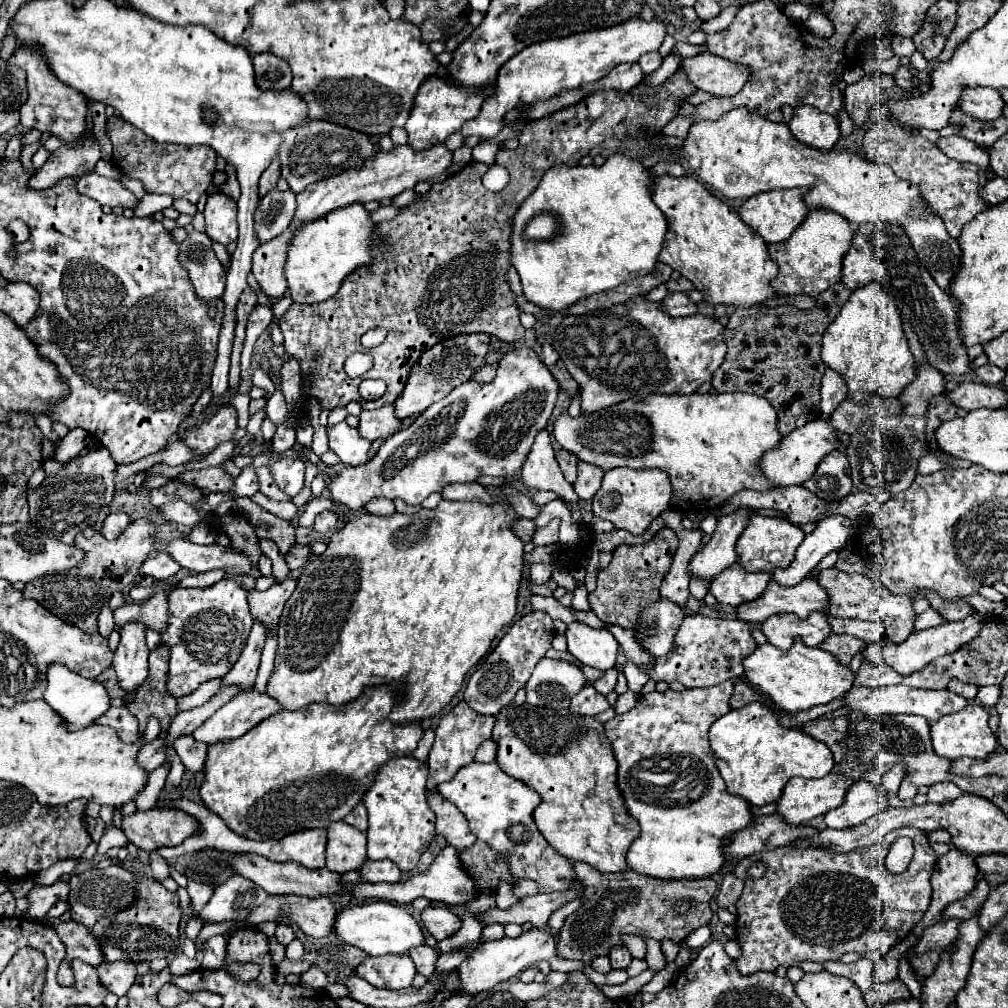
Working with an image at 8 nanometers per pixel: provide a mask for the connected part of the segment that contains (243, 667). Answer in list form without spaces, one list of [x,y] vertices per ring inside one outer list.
[[[254,620],[252,630],[248,634],[246,646],[240,654],[240,658],[236,660],[236,664],[226,672],[222,686],[226,684],[240,684],[242,690],[250,690],[250,686],[256,680],[256,672],[258,672],[258,664],[260,664],[260,654],[264,648],[264,640],[266,640],[266,624],[262,620]]]

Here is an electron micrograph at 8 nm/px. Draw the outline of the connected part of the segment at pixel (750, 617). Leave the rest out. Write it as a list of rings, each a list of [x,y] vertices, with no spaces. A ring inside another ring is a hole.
[[[804,578],[794,588],[782,588],[776,582],[770,582],[760,598],[738,606],[738,618],[744,622],[764,622],[768,616],[786,612],[808,618],[810,612],[826,612],[828,606],[828,592],[818,584],[816,578]]]

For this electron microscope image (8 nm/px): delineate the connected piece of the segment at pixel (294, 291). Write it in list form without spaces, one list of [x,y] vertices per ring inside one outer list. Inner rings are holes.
[[[362,202],[338,208],[318,222],[304,224],[296,232],[292,246],[288,248],[284,266],[292,302],[318,304],[332,298],[346,276],[350,276],[358,268],[374,264],[374,250],[378,250],[378,242],[378,224],[372,220]]]

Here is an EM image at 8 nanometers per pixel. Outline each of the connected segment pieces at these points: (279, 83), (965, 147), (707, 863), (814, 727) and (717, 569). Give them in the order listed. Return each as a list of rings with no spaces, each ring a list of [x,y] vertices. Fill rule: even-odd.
[[[264,52],[264,54],[254,54],[252,62],[256,70],[256,82],[260,82],[262,88],[272,88],[272,90],[290,88],[292,70],[286,60]]]
[[[950,136],[950,138],[940,138],[940,142],[936,142],[938,148],[952,160],[956,162],[970,162],[976,164],[984,174],[992,176],[990,172],[990,158],[988,152],[984,148],[980,148],[978,144],[962,138],[962,136]]]
[[[722,682],[718,686],[690,688],[684,692],[650,692],[640,696],[630,712],[618,714],[604,724],[606,736],[610,738],[614,756],[618,760],[618,788],[626,800],[630,814],[642,828],[642,834],[632,842],[626,854],[626,862],[634,872],[676,880],[710,878],[724,868],[724,848],[730,846],[732,834],[754,824],[756,816],[752,816],[750,802],[726,792],[708,740],[710,726],[730,710],[728,700],[732,690],[732,682]],[[650,772],[676,772],[678,776],[664,786],[656,786],[650,782]]]
[[[832,718],[832,720],[818,720],[818,722],[808,722],[804,726],[804,732],[810,736],[822,740],[834,754],[836,762],[842,762],[844,756],[848,754],[846,748],[846,722],[848,718]]]
[[[738,510],[734,514],[718,518],[718,526],[712,534],[712,540],[702,550],[698,550],[698,554],[694,554],[694,558],[688,564],[688,572],[692,578],[710,584],[720,572],[736,564],[738,556],[734,544],[742,534],[750,514],[750,510]]]

